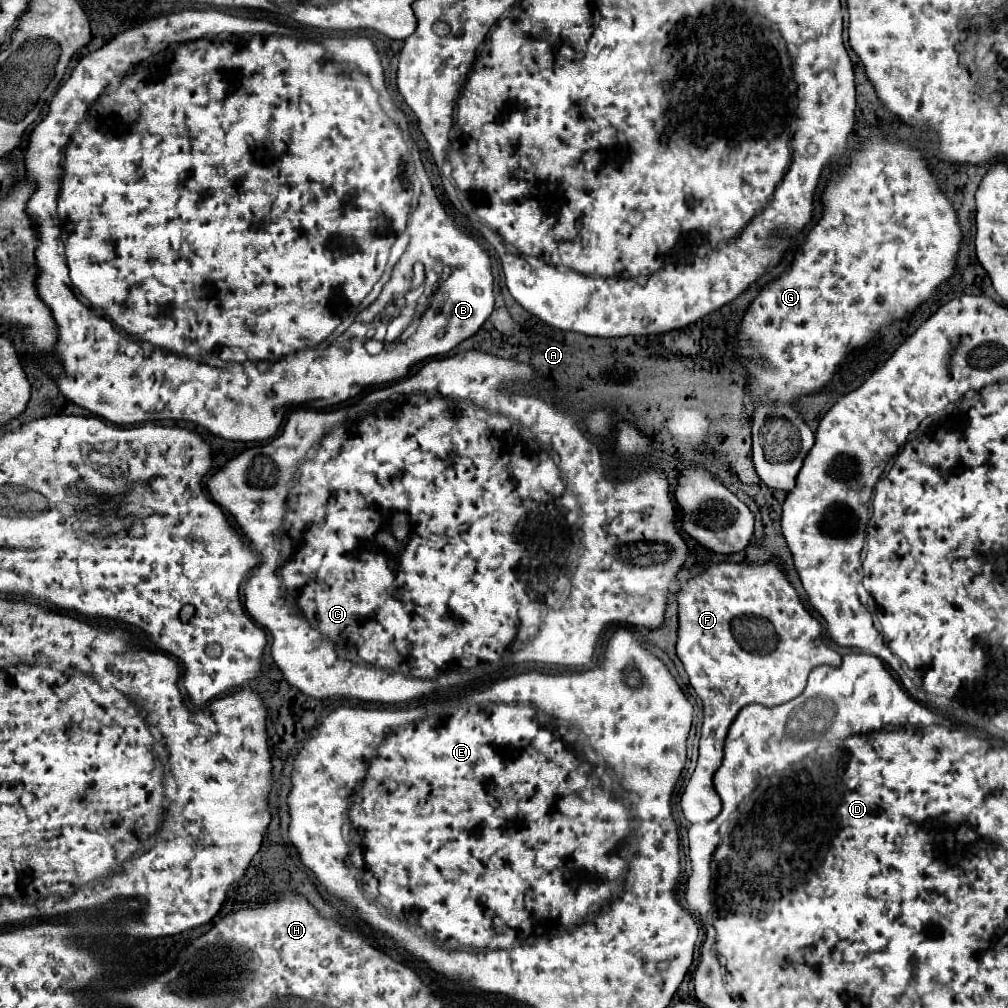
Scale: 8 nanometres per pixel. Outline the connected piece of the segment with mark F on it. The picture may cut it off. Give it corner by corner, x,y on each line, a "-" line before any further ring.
719,562
709,566
699,576
691,578
681,586
677,596
677,656
685,666
689,682
695,694
703,702
703,728
699,742
699,760
697,768
681,796
681,808
685,818
691,824
709,822
721,812
721,798
713,788
713,774
723,760
723,744
731,722
737,712
747,704
761,706
779,706
797,698
805,684
807,676
815,666
839,666
841,656
823,644
823,628
817,618
813,618
803,602
799,600
795,588
787,580
785,572
773,562
763,564
745,564
745,562

